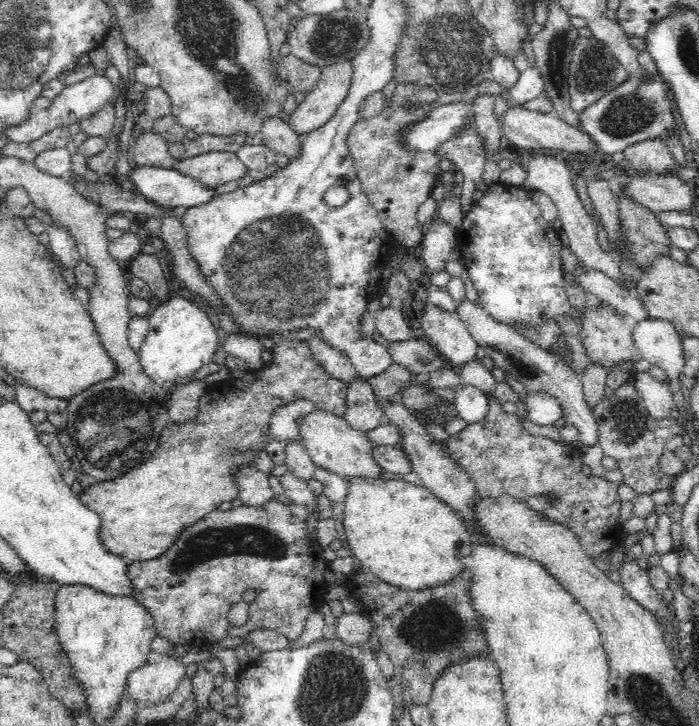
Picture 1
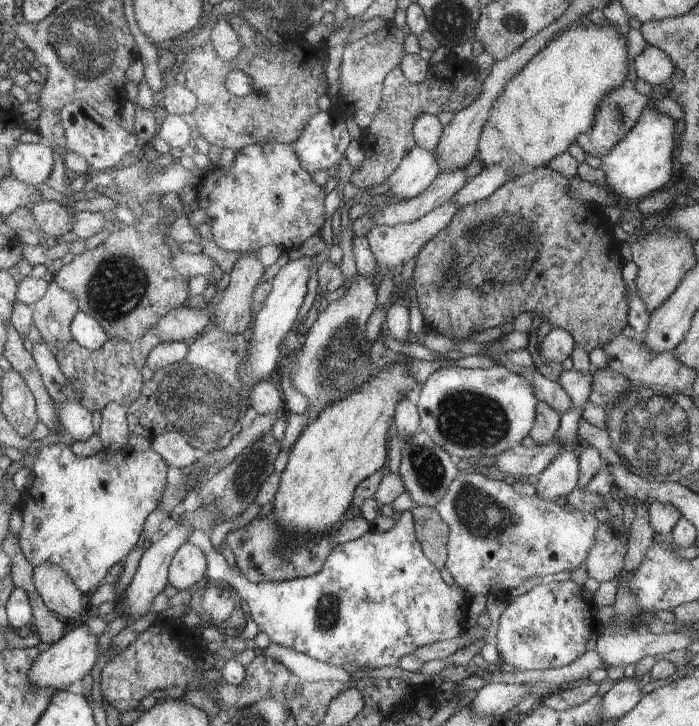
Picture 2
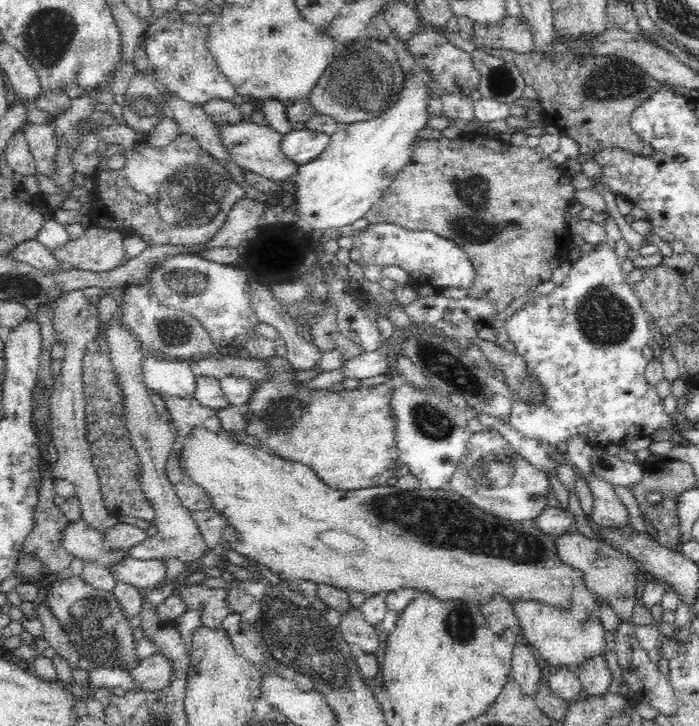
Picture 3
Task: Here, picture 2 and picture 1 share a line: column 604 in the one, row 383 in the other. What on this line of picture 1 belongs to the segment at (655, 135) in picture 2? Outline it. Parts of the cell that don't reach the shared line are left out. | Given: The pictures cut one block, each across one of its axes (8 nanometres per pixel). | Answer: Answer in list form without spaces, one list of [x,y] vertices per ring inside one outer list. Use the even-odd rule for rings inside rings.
[[[174,296],[171,299],[156,306],[148,315],[149,331],[146,340],[142,343],[139,350],[139,363],[143,367],[143,371],[156,383],[159,387],[166,390],[166,386],[174,388],[174,380],[185,378],[188,382],[188,376],[192,376],[194,372],[198,372],[204,364],[212,362],[212,356],[216,352],[218,346],[218,332],[216,328],[210,324],[206,312],[202,312],[194,302],[186,300],[180,296]]]

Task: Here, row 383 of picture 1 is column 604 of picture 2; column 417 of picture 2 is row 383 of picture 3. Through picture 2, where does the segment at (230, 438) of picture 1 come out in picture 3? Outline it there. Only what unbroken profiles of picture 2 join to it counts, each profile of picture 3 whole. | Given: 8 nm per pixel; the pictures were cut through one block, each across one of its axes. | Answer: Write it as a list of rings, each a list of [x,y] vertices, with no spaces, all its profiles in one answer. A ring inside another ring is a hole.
[[[272,356],[268,360],[264,361],[264,364],[268,365],[270,369],[270,378],[268,380],[254,381],[254,392],[248,400],[249,410],[246,412],[248,417],[251,417],[250,423],[247,423],[248,434],[255,436],[255,439],[259,441],[259,447],[268,450],[270,453],[288,459],[289,461],[300,462],[306,466],[311,466],[312,470],[318,475],[318,478],[322,479],[326,485],[334,487],[336,490],[358,490],[363,488],[372,488],[375,486],[384,486],[386,481],[394,476],[394,471],[399,467],[399,450],[396,446],[395,432],[397,429],[396,414],[392,413],[392,387],[388,384],[380,383],[373,387],[359,387],[353,390],[342,389],[341,391],[333,391],[333,389],[319,389],[309,390],[302,386],[303,382],[295,382],[295,368],[281,356]]]

